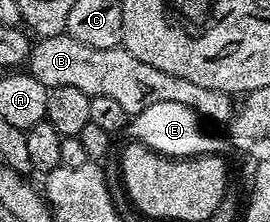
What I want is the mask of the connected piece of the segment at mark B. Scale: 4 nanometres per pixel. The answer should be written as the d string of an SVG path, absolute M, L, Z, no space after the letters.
M65 34L41 37L31 47L28 71L47 90L72 86L82 90L88 97L113 98L119 106L124 106L124 110L131 117L140 110L148 110L148 106L156 106L156 102L180 102L180 106L188 106L193 112L198 113L203 121L214 126L226 126L229 125L236 111L236 104L230 101L233 100L231 93L208 90L208 86L196 86L196 82L188 82L188 78L176 78L176 74L164 74L164 70L156 70L156 66L148 66L148 62L140 62L140 58L132 58L132 54L128 54L128 50L124 47L96 50L96 46L84 46L84 42L76 42L76 38Z

